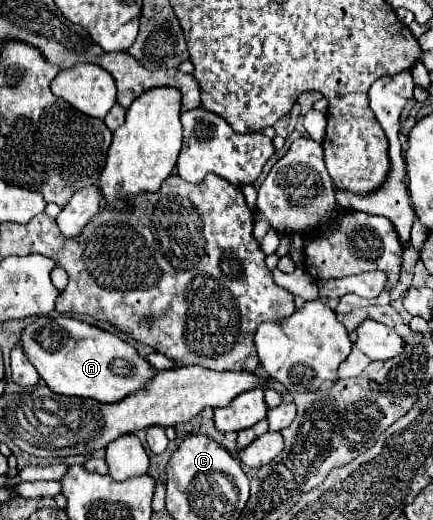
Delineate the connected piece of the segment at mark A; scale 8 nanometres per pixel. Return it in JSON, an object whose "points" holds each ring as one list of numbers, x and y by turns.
{"points":[[38,317,32,325,28,325,22,333,20,345,24,347,26,355,30,357,32,365,44,379,44,383,56,391,58,395,68,397,88,397,96,399,100,403,118,403,118,399,128,397,132,391,140,391,156,371,146,361,144,355,140,355,130,343,122,341,118,335,108,333,96,325,72,319,72,317]]}

